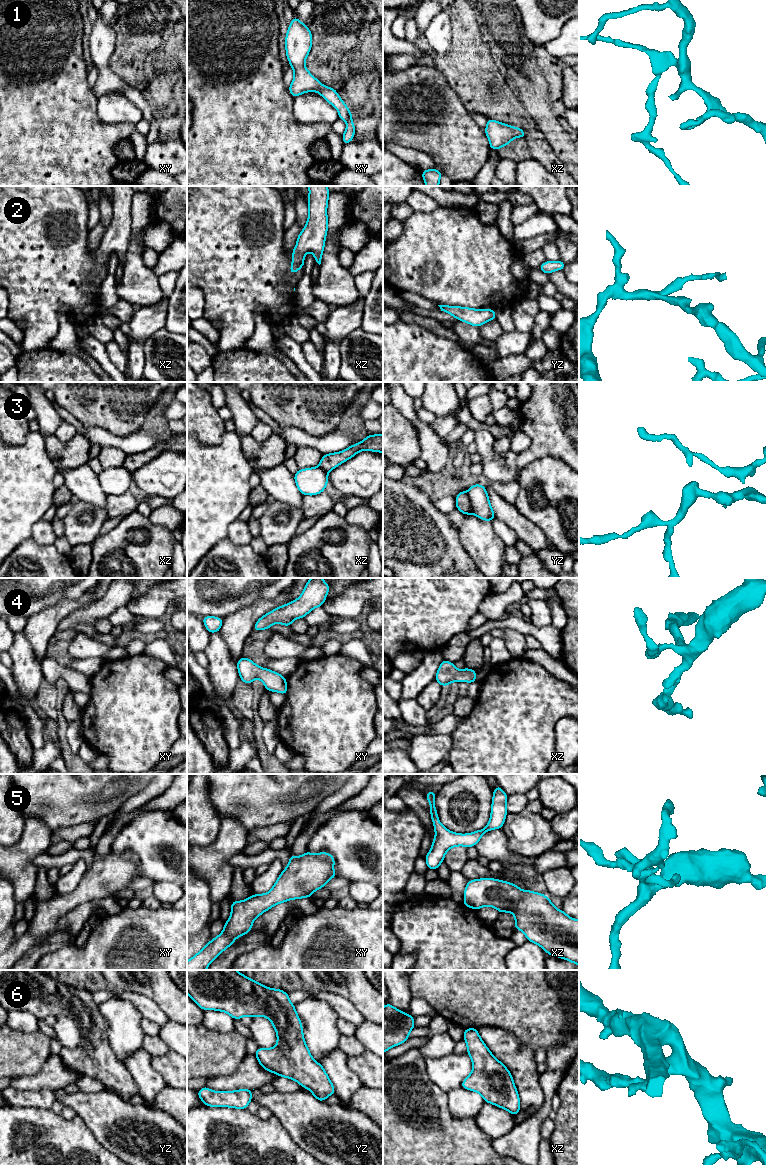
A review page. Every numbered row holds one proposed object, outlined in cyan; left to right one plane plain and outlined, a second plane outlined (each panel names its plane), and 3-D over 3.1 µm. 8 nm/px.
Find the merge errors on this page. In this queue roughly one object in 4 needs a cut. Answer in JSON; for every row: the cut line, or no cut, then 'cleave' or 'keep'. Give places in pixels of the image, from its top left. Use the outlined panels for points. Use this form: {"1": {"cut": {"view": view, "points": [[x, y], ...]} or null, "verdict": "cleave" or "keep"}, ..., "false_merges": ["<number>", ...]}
{"1": {"cut": null, "verdict": "keep"}, "2": {"cut": null, "verdict": "keep"}, "3": {"cut": {"view": "yz", "points": [[466, 492], [469, 498], [470, 513]]}, "verdict": "cleave"}, "4": {"cut": null, "verdict": "keep"}, "5": {"cut": null, "verdict": "keep"}, "6": {"cut": null, "verdict": "keep"}, "false_merges": ["3"]}

